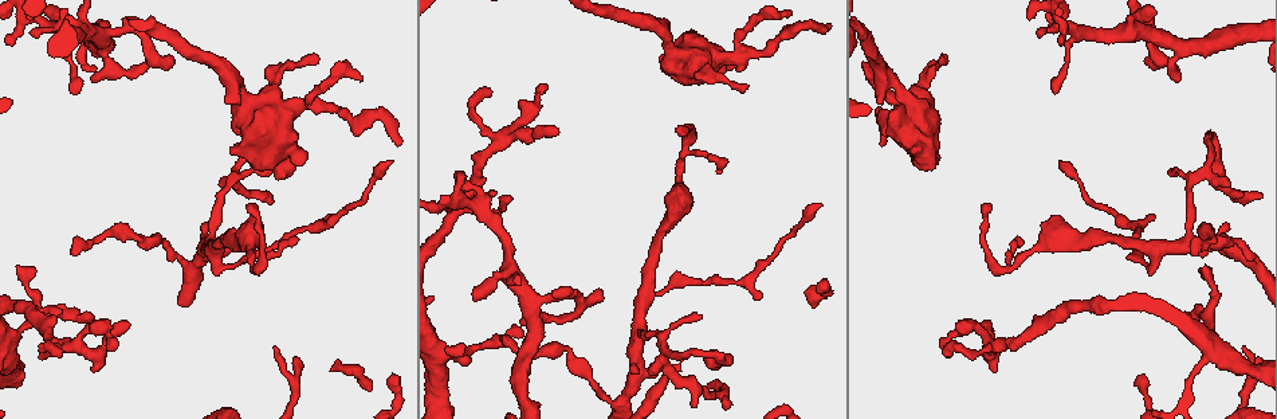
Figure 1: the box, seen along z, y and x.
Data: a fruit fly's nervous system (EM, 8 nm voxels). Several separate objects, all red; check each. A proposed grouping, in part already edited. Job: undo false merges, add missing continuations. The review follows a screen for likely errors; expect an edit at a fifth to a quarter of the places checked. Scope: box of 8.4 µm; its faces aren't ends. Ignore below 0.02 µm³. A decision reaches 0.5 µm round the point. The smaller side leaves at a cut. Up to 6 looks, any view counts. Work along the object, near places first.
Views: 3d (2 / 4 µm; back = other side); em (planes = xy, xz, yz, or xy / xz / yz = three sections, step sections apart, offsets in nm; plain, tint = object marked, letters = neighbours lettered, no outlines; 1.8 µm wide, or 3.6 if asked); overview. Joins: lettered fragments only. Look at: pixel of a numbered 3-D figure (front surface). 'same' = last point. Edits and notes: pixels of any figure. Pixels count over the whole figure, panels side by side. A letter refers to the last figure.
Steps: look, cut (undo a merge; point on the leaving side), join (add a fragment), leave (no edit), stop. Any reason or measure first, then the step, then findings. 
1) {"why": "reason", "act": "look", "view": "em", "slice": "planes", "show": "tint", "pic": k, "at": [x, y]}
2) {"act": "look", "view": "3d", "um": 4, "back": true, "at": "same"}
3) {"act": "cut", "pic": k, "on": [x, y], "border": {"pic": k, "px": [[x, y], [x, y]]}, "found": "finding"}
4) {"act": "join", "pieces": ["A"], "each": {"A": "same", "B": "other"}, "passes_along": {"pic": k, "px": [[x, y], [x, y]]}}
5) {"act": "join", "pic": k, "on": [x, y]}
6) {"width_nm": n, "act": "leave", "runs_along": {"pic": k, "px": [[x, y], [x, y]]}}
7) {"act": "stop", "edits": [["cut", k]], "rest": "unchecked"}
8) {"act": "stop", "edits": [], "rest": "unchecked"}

{"why": "branch stops here", "act": "look", "view": "3d", "um": 2, "pic": 1, "at": [557, 133]}

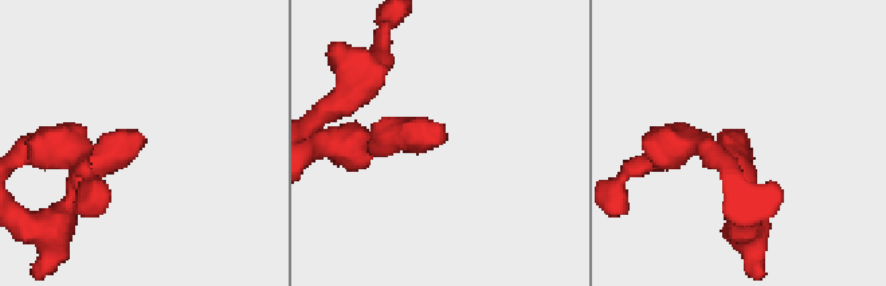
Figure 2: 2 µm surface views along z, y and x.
{"act": "look", "view": "em", "slice": "planes", "show": "letters", "pic": 2, "at": [443, 137]}

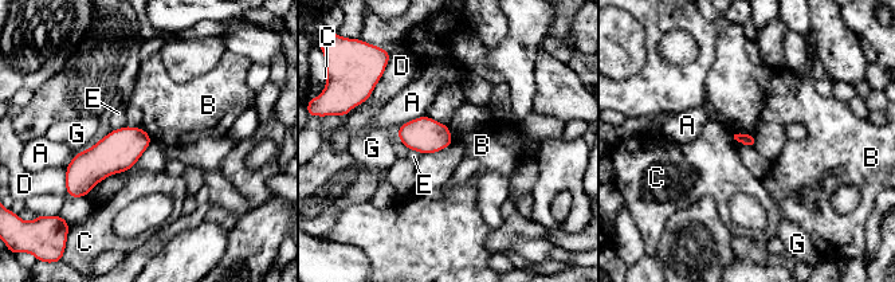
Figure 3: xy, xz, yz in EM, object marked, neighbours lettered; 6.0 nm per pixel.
{"act": "leave", "each": {"A": "other", "B": "other", "C": "other", "D": "other", "E": "other", "G": "other"}, "border": {"pic": 3, "px": [[740, 132], [734, 134]]}, "found": "none of them fits"}

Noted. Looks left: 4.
{"why": "thin end", "act": "look", "view": "em", "slice": "xy", "step": 4, "show": "tint", "pic": 1, "at": [444, 351]}

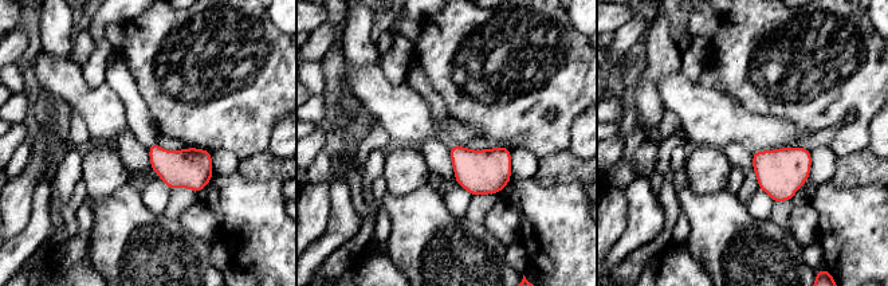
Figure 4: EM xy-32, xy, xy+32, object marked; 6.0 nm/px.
{"act": "look", "view": "em", "slice": "planes", "show": "letters", "at": "same"}

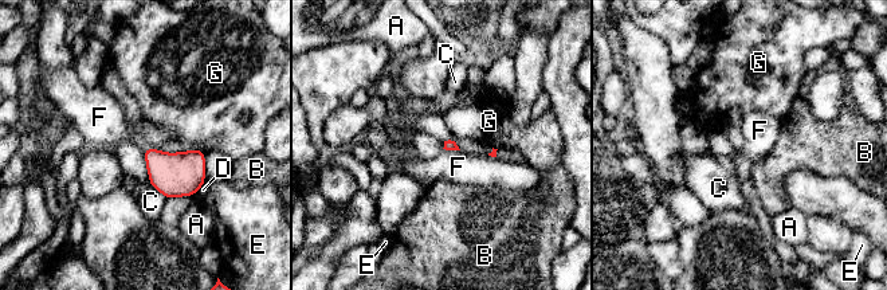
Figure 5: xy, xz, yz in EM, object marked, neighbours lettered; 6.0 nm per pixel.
{"act": "leave", "each": {"A": "other", "B": "other", "C": "other", "D": "other", "E": "other", "F": "other", "G": "other"}, "border": {"pic": 5, "px": [[443, 148], [459, 151]]}, "found": "no lettered fragment goes on from it"}

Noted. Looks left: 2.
{"why": "sharp bend", "act": "look", "view": "em", "slice": "xz", "step": 8, "show": "tint", "pic": 1, "at": [720, 356]}

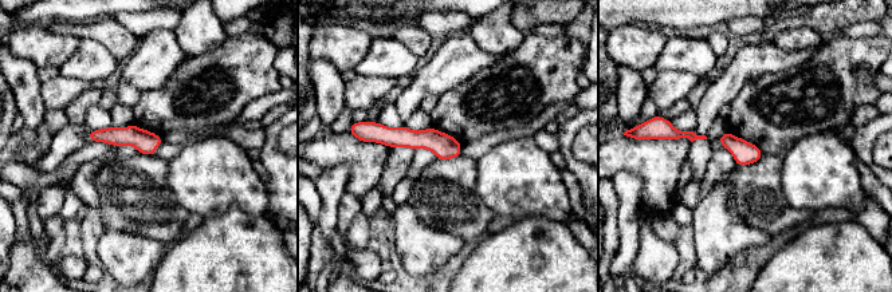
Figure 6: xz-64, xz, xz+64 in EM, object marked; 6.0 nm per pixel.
{"act": "look", "view": "em", "slice": "planes", "show": "letters", "at": "same"}

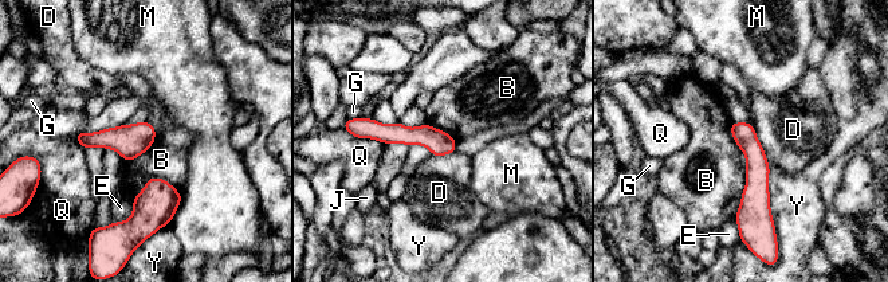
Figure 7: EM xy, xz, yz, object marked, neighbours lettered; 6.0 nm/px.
{"act": "leave", "each": {"B": "other", "D": "other", "E": "other", "G": "other", "J": "other", "M": "other", "Q": "other", "Y": "other"}, "border": {"pic": 7, "px": [[730, 122], [745, 157], [734, 216]]}, "found": "all the same neuron"}

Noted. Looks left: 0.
{"act": "stop", "edits": [], "rest": "unchecked"}

